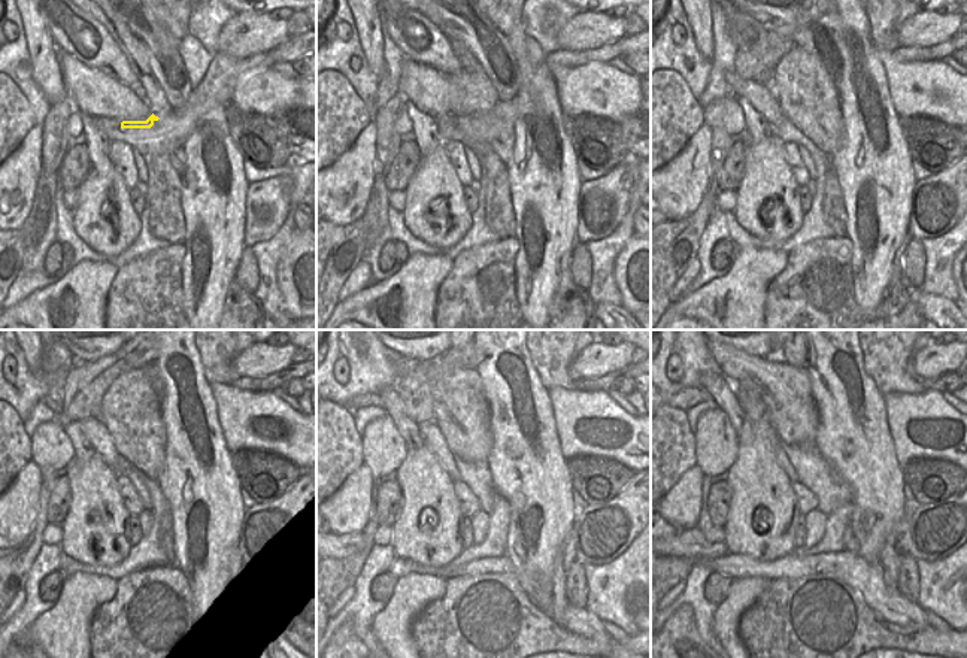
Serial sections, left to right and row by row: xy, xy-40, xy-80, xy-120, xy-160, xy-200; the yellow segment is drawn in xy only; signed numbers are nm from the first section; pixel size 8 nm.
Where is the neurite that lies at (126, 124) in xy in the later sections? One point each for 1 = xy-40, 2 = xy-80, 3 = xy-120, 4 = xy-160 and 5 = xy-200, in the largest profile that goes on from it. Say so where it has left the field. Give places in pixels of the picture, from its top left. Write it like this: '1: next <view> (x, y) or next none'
1: next xy-40 (473, 99)
2: next xy-80 (806, 91)
3: next xy-120 (130, 409)
4: next xy-160 (461, 412)
5: next xy-200 (787, 391)

